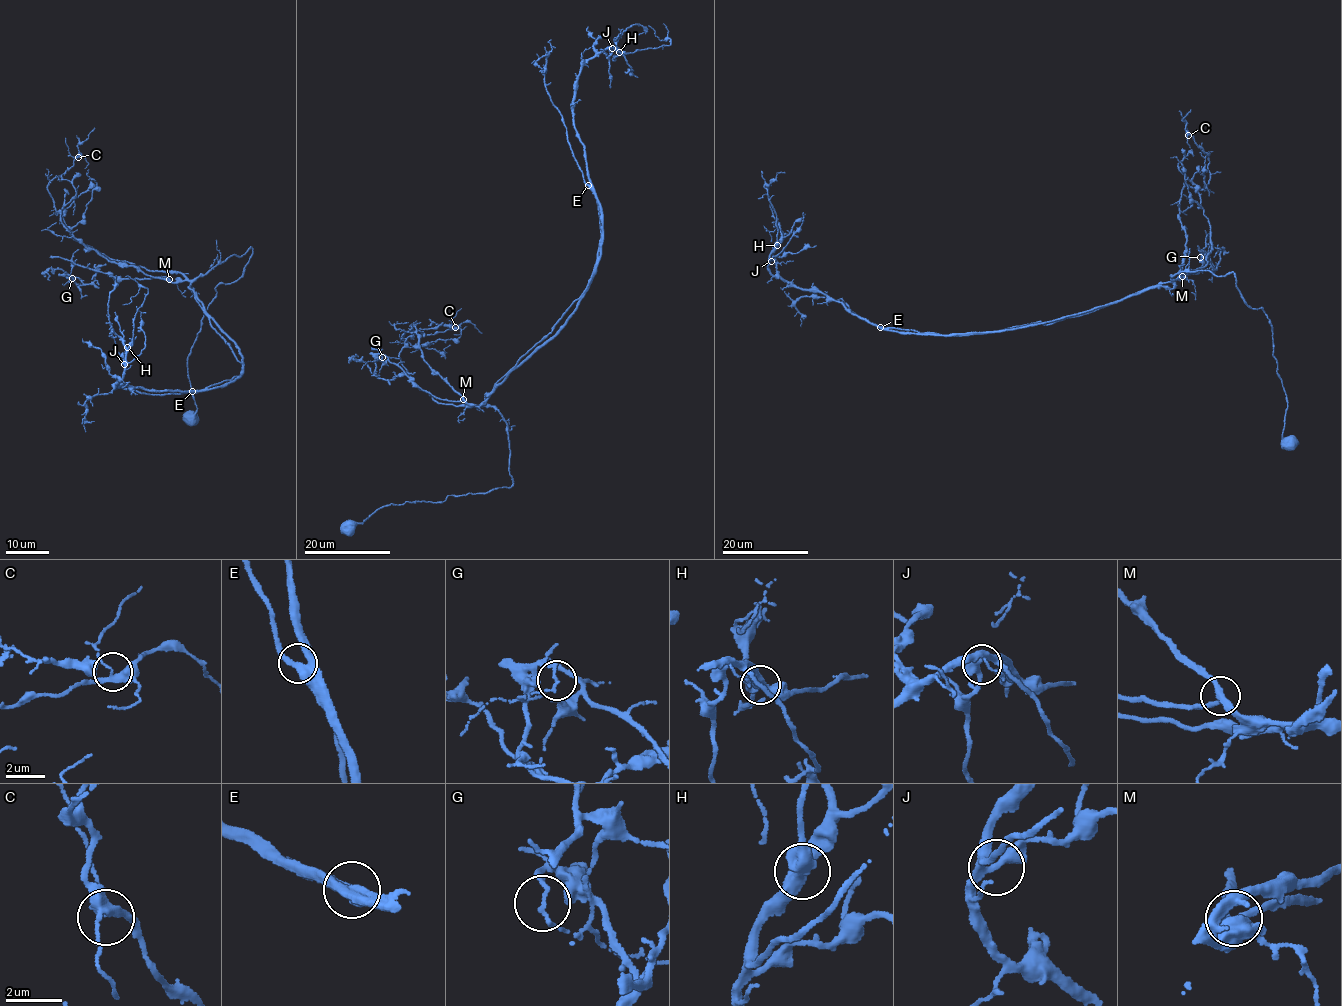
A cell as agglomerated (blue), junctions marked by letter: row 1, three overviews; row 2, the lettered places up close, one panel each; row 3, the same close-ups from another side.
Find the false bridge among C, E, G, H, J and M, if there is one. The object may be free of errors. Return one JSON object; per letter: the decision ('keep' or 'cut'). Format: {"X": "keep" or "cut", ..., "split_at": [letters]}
{"C": "keep", "E": "keep", "G": "cut", "H": "keep", "J": "keep", "M": "keep", "split_at": ["G"]}

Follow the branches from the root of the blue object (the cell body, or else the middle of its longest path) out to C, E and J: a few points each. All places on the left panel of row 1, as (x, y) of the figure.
C: (193, 419), (190, 348), (252, 249), (173, 283), (106, 259), (47, 188), (78, 157)
E: (193, 419), (188, 355), (216, 287), (242, 275), (251, 247), (189, 283), (243, 366), (231, 380), (192, 391)
J: (193, 419), (188, 355), (251, 247), (189, 285), (240, 375), (156, 392), (115, 387), (124, 364)

